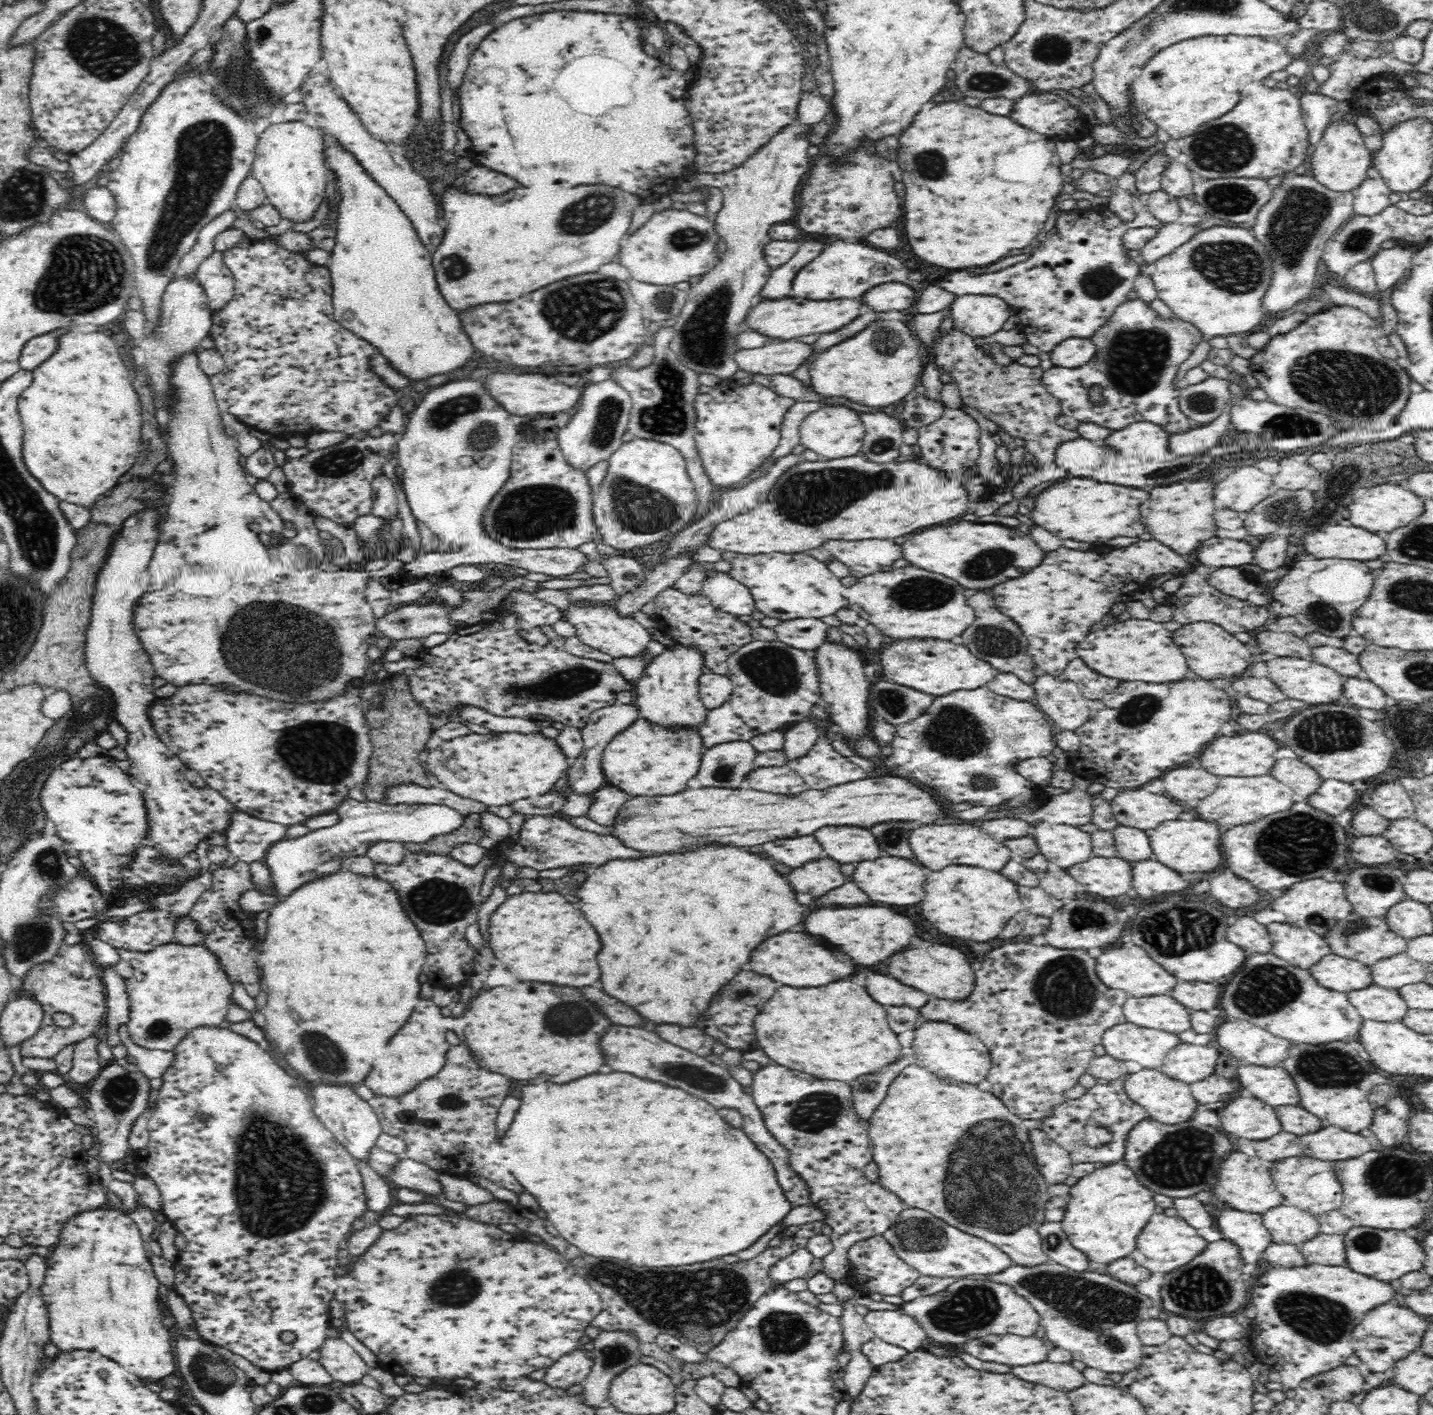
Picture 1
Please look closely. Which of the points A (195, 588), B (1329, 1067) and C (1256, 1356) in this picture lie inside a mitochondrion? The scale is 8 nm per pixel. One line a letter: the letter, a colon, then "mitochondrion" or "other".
A: other
B: mitochondrion
C: other

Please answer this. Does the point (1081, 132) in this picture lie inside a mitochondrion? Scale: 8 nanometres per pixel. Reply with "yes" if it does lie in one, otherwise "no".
no

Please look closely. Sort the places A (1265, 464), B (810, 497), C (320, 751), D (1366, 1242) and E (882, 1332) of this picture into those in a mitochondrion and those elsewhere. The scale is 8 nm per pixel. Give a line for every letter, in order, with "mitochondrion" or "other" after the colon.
A: other
B: mitochondrion
C: mitochondrion
D: mitochondrion
E: other

